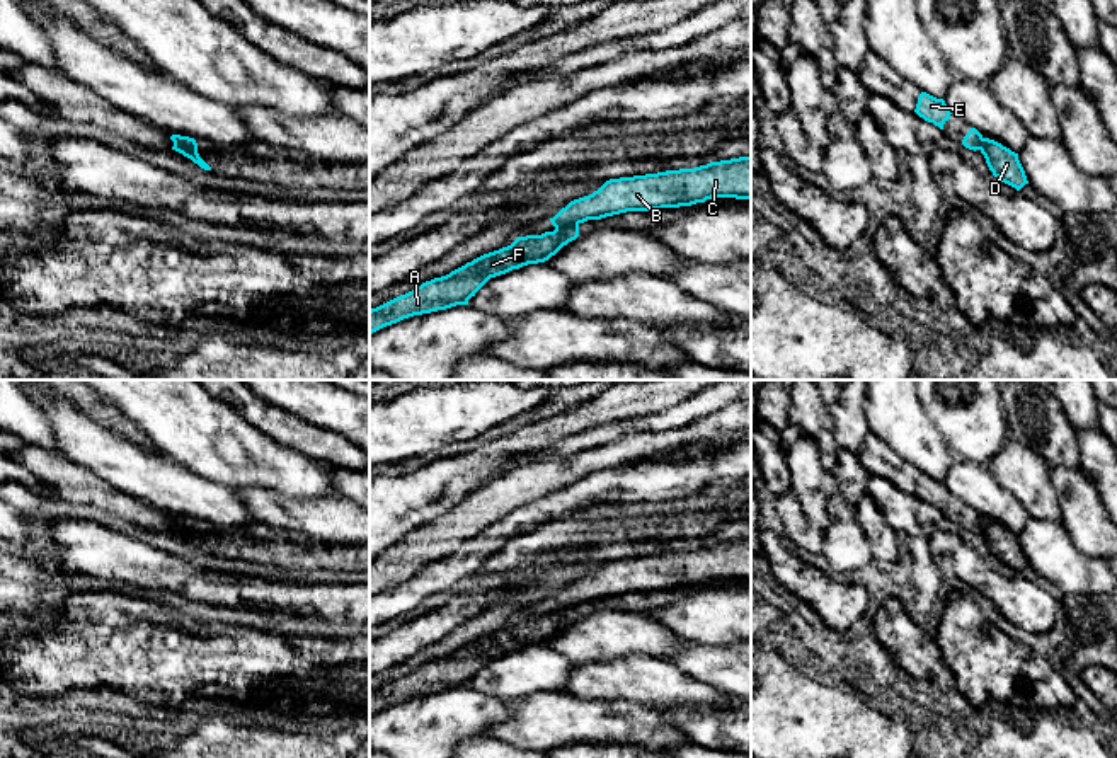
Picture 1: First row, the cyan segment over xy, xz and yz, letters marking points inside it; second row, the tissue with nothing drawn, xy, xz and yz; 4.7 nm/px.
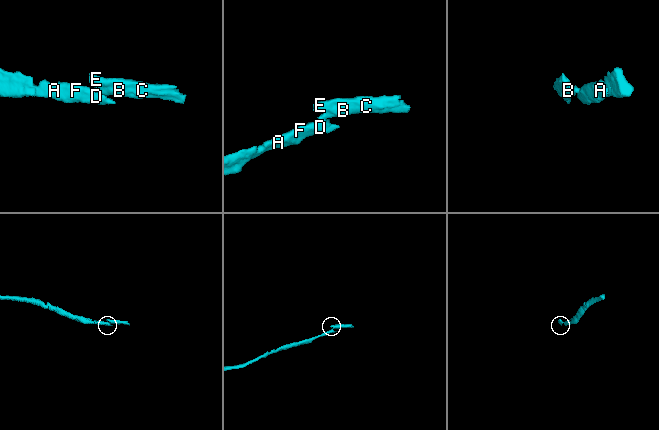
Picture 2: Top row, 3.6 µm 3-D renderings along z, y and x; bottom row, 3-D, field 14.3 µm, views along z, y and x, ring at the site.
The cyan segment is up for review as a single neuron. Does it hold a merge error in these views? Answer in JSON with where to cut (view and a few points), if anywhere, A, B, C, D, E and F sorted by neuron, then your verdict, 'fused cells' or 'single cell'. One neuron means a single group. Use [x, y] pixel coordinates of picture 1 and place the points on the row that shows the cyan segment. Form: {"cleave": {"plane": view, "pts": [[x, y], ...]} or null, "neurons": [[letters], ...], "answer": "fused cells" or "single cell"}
{"cleave": {"plane": "xz", "pts": [[578, 223], [555, 229]]}, "neurons": [["A", "D", "F"], ["B", "C", "E"]], "answer": "fused cells"}

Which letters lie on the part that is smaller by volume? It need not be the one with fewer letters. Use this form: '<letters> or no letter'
B, C, E

